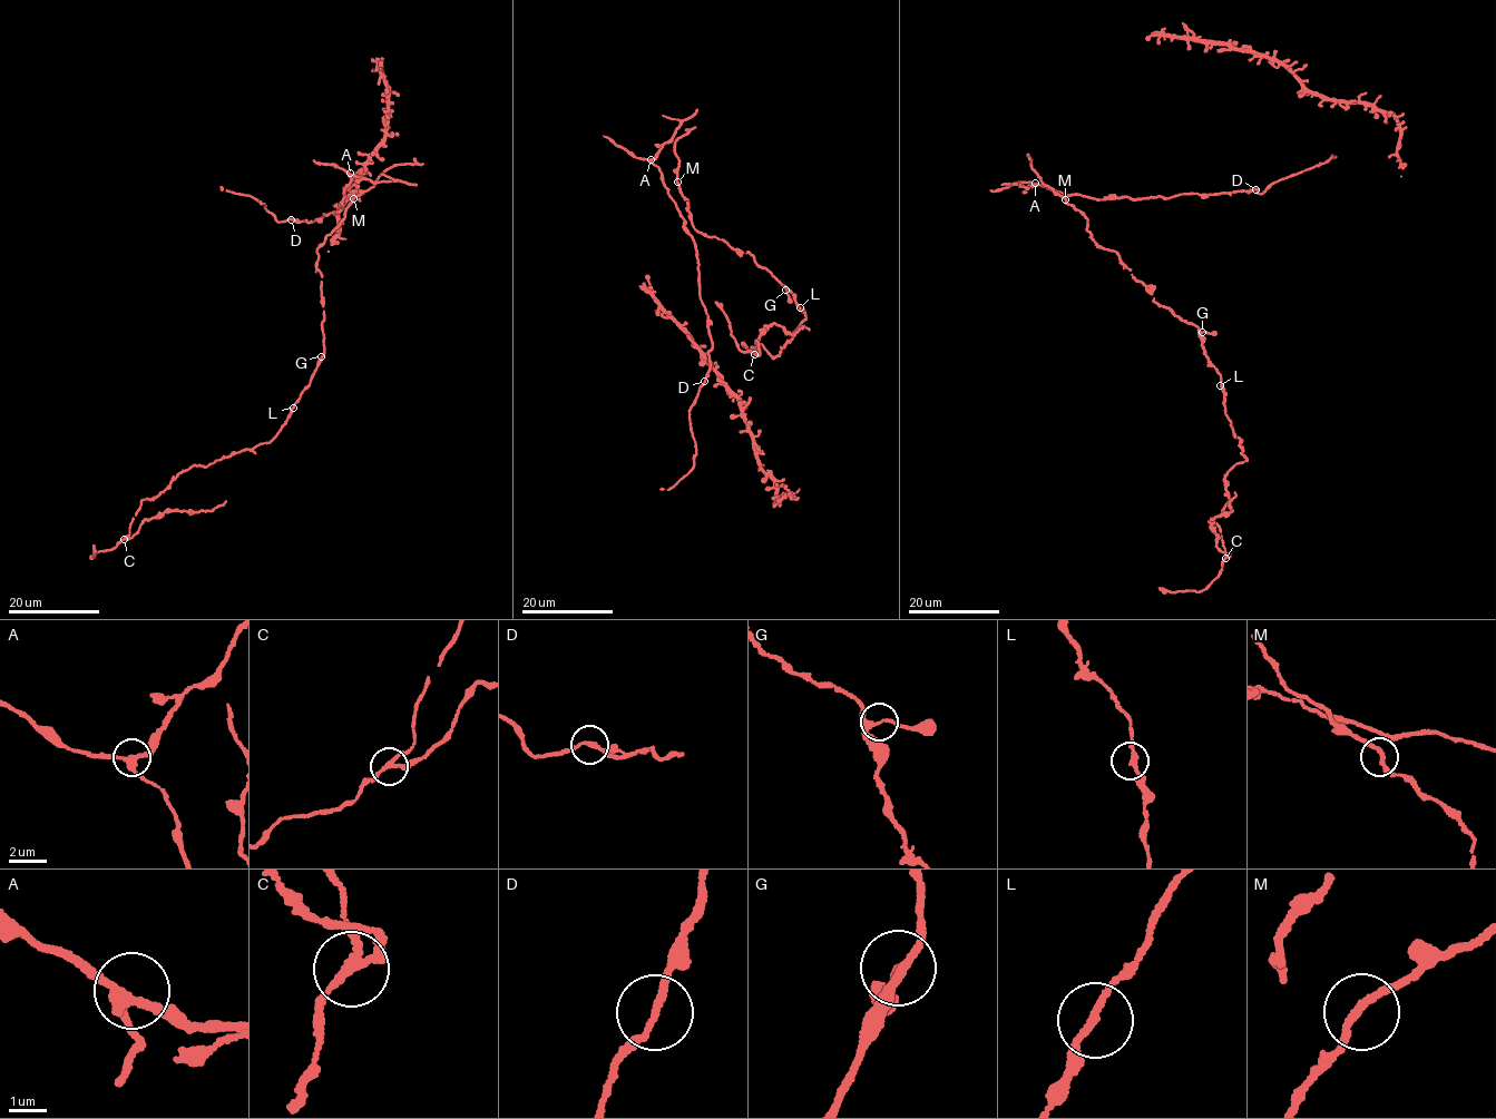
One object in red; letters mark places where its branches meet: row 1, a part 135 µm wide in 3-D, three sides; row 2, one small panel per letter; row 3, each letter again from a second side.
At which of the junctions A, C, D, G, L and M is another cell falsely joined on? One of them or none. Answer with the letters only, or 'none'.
C

